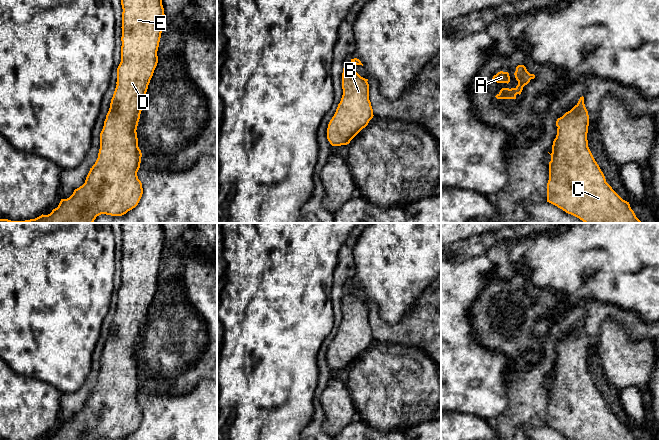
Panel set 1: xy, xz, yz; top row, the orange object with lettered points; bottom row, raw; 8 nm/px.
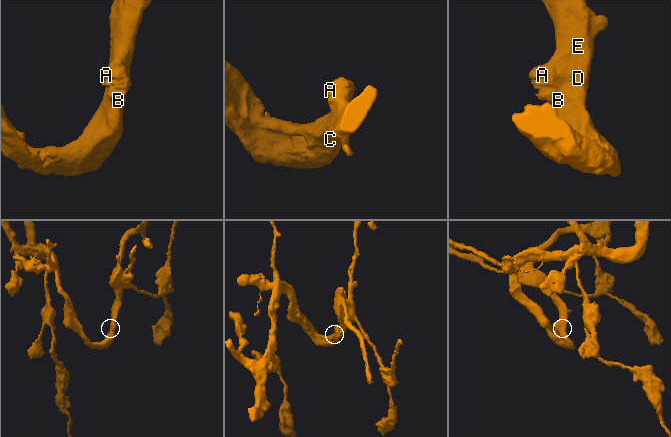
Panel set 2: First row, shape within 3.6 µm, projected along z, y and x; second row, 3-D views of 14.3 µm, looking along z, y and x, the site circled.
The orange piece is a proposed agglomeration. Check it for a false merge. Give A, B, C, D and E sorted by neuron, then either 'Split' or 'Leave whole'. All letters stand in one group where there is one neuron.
Groups: A B C D E. Leave whole

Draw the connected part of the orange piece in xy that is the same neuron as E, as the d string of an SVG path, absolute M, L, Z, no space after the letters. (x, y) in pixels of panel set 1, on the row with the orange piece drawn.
M121 0L122 5L122 46L121 62L117 68L116 88L111 99L110 108L100 133L100 149L95 164L90 168L85 183L75 189L67 199L61 199L57 208L48 215L41 215L35 219L25 221L11 221L0 219L0 223L93 223L101 214L122 216L135 208L143 194L142 183L137 172L140 168L142 153L138 147L137 126L146 92L158 63L157 51L165 20L162 0Z

